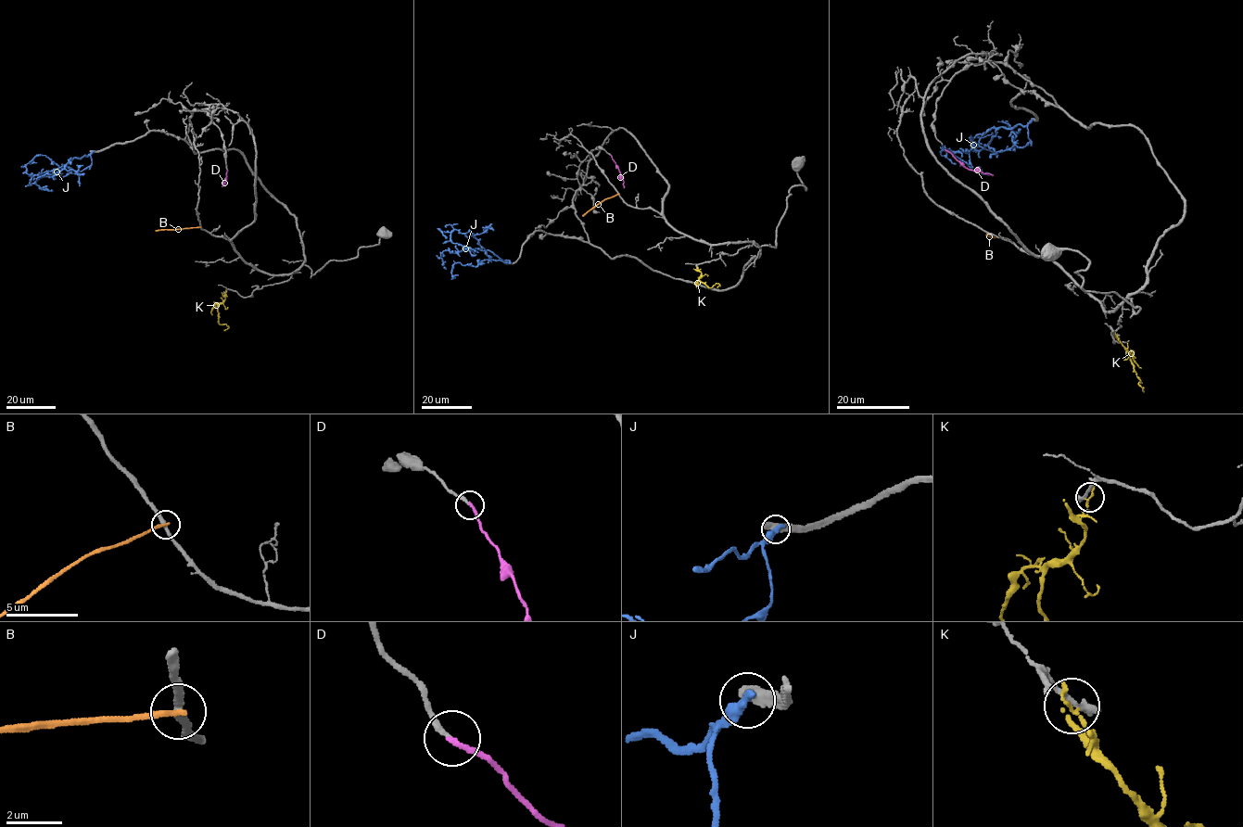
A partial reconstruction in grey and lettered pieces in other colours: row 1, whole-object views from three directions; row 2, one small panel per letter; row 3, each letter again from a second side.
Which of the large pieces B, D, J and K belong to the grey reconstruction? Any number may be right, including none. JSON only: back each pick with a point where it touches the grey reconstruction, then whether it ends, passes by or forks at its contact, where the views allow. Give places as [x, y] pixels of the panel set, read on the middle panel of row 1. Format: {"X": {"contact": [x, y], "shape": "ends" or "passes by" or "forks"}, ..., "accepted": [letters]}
{"D": {"contact": [610, 155], "shape": "ends"}, "accepted": ["D"]}

